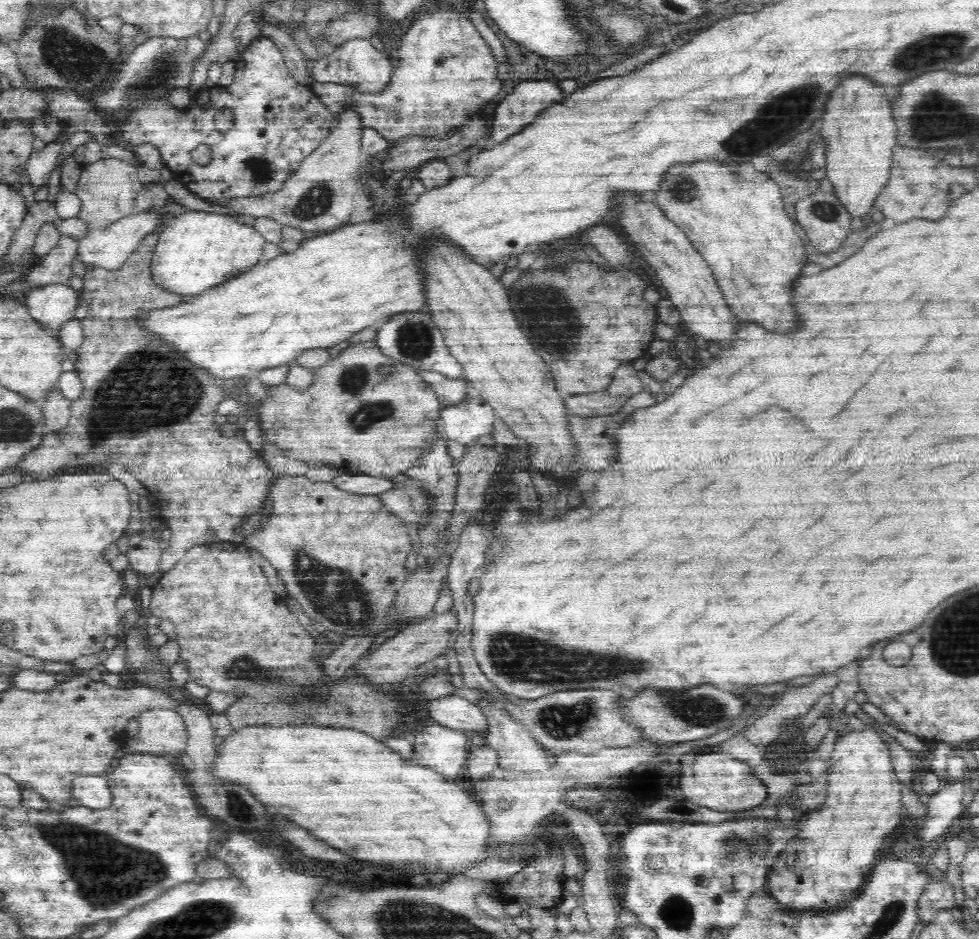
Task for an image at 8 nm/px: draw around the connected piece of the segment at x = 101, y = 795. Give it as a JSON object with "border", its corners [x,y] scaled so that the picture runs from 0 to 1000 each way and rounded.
{"border":[[[102,823],[78,826],[73,833],[70,846],[73,854],[90,860],[106,860],[114,852],[108,825]]]}

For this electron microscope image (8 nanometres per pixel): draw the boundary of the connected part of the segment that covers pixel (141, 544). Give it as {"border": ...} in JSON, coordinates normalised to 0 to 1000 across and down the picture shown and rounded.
{"border":[[[142,567],[131,572],[131,580],[128,591],[133,606],[150,612],[161,608],[161,599],[165,590],[162,573]]]}

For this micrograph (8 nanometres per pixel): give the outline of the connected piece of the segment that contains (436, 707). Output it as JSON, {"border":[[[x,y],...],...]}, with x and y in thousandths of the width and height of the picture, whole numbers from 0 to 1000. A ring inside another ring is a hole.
{"border":[[[466,739],[438,748],[437,758],[440,769],[472,778],[481,777],[492,784],[501,780],[501,770],[492,754]]]}

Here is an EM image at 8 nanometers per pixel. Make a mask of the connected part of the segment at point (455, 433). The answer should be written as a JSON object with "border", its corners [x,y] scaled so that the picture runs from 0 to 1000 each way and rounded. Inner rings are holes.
{"border":[[[483,414],[464,430],[448,433],[448,452],[460,471],[473,472],[497,465],[508,445],[504,432]]]}

